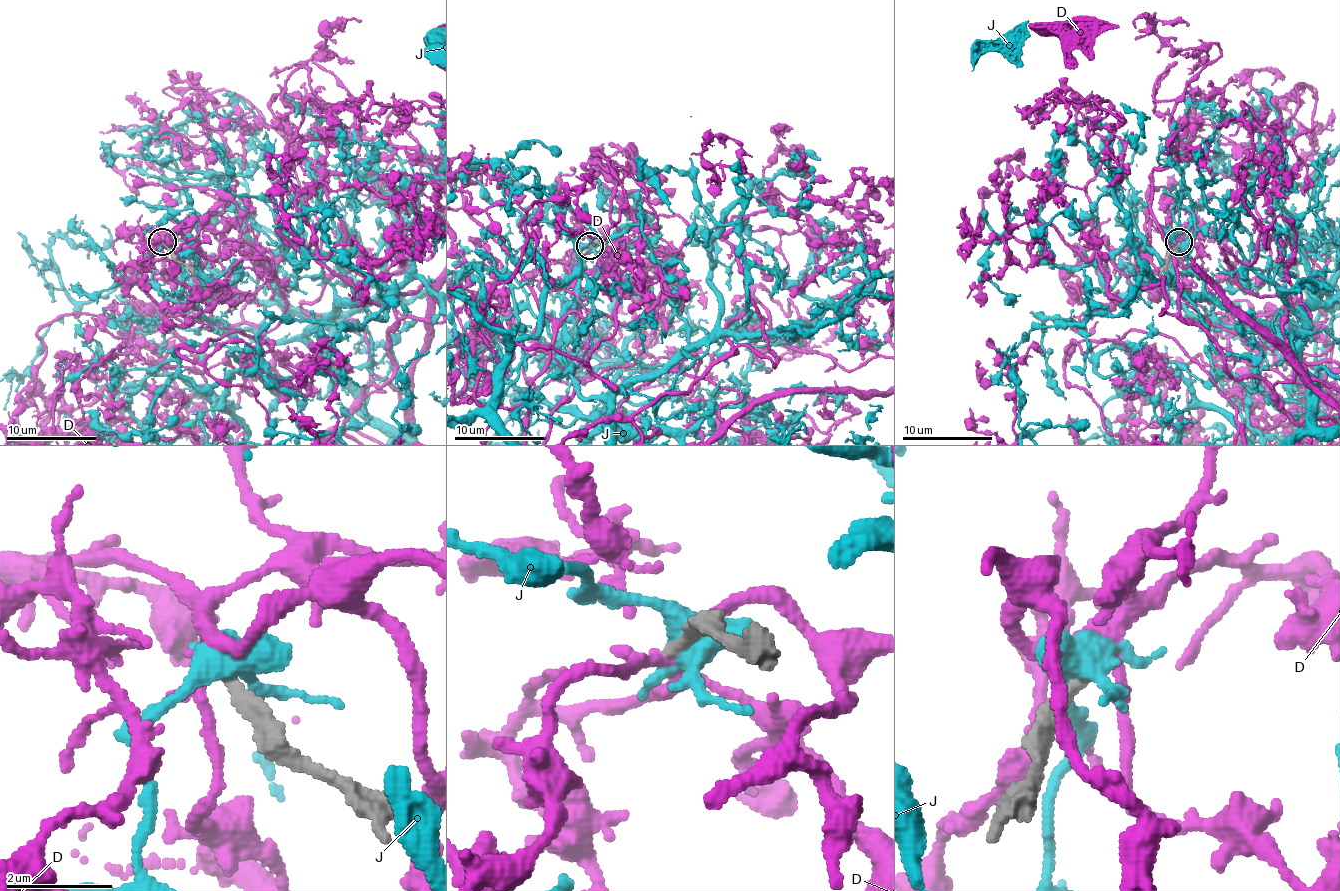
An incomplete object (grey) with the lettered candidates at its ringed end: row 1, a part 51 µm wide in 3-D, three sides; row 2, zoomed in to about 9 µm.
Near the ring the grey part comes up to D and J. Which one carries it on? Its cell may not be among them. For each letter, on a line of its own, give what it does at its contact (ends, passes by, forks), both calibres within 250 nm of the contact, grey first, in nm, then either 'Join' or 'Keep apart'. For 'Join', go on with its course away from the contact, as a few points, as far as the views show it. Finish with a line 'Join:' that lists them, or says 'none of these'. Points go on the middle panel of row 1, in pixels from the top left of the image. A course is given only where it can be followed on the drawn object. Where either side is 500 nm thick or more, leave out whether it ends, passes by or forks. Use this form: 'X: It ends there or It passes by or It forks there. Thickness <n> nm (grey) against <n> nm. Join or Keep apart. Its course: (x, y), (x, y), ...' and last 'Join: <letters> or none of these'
D: It forks there. Thickness 200 nm (grey) against 280 nm. Keep apart
J: It forks there. Thickness 240 nm (grey) against 480 nm. Keep apart
Join: none of these

